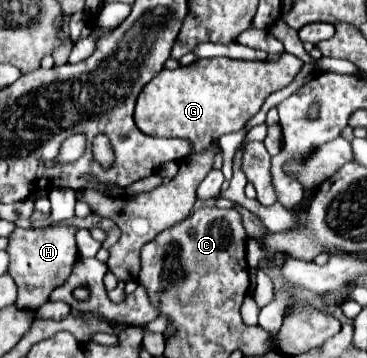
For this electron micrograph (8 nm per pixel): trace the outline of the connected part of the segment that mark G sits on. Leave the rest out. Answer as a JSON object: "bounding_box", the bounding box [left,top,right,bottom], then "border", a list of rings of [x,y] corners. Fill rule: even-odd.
{"bounding_box":[134,54,304,152],"border":[[[284,54],[280,56],[276,62],[250,62],[250,60],[232,60],[232,58],[200,58],[196,62],[192,62],[190,66],[180,66],[176,70],[162,70],[158,72],[140,92],[138,100],[136,100],[136,110],[134,110],[134,120],[140,131],[150,136],[166,137],[166,138],[186,138],[192,140],[194,144],[194,152],[202,152],[206,148],[214,148],[216,152],[218,148],[218,138],[222,134],[228,132],[238,132],[242,130],[242,126],[248,122],[248,118],[252,118],[264,104],[264,100],[288,86],[294,76],[302,70],[304,62],[292,54]]]}

